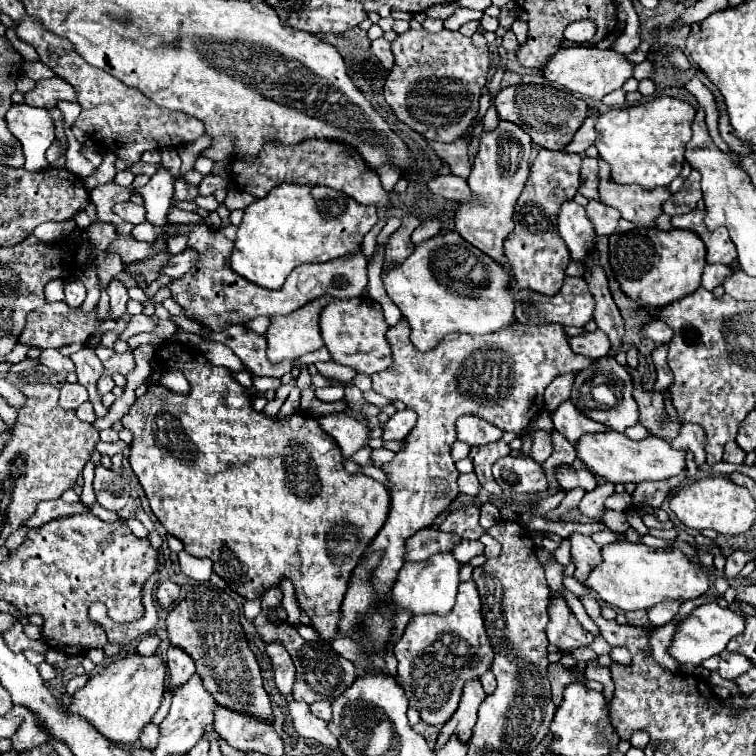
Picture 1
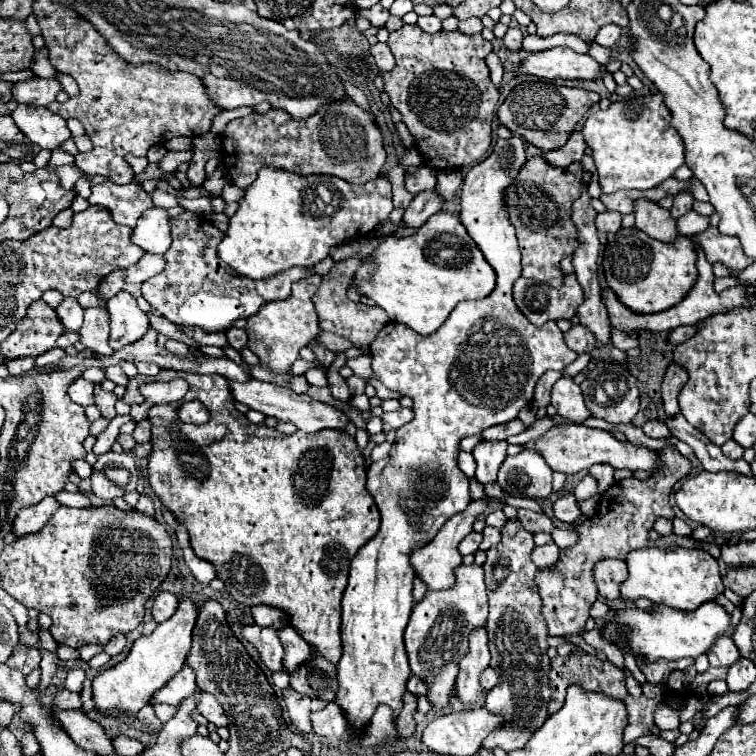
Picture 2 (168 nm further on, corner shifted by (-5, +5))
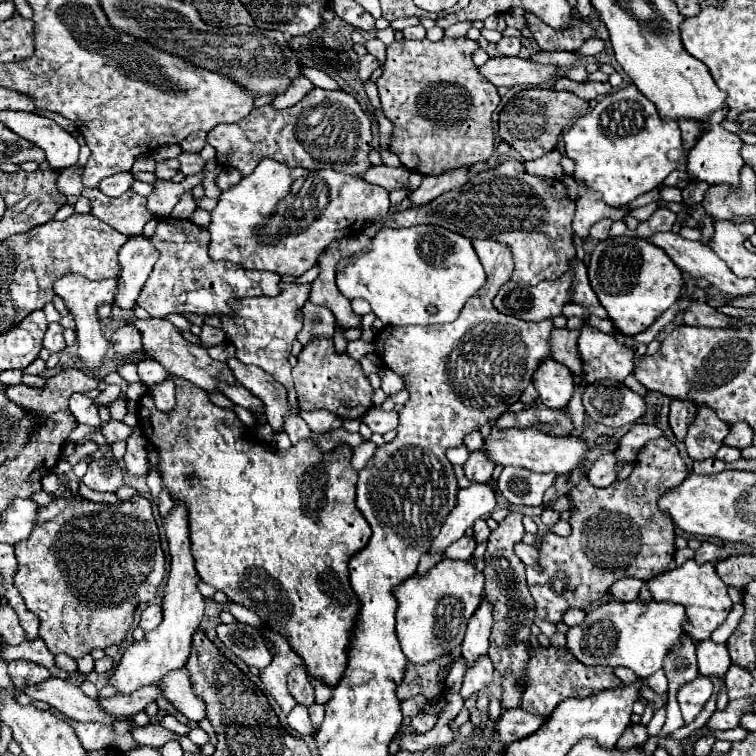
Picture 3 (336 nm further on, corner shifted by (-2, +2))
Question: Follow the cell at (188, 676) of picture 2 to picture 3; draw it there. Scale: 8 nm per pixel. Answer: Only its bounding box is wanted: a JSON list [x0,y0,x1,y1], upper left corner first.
[100,685,164,715]

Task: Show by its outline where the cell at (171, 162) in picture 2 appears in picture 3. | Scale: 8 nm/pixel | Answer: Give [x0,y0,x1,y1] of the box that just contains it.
[180,131,206,153]

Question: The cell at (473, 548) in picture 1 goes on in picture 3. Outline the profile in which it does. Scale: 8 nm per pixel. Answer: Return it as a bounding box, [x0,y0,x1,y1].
[444,537,476,561]

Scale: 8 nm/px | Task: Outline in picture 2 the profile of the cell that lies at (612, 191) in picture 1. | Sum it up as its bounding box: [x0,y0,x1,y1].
[635,198,679,242]

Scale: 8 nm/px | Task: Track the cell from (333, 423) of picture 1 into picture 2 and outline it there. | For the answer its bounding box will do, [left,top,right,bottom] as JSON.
[229,380,347,432]

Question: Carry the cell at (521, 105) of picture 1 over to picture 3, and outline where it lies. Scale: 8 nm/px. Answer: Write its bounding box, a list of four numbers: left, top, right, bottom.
[498,89,588,161]

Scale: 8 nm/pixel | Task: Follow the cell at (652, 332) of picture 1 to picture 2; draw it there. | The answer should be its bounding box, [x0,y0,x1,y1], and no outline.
[669,326,697,344]

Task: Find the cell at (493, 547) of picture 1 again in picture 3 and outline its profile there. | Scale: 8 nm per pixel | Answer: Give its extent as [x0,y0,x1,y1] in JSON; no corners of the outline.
[474,519,490,545]

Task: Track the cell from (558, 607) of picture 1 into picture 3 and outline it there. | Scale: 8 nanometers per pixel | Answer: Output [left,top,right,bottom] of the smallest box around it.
[526,437,686,623]

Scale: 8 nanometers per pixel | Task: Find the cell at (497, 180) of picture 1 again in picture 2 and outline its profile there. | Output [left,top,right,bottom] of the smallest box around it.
[335,136,577,734]

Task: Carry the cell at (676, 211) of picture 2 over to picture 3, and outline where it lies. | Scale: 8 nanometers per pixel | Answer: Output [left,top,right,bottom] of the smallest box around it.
[638,209,676,239]

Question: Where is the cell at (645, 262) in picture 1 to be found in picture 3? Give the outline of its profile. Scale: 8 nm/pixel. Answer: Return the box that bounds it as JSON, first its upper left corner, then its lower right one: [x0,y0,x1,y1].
[588,235,684,337]

